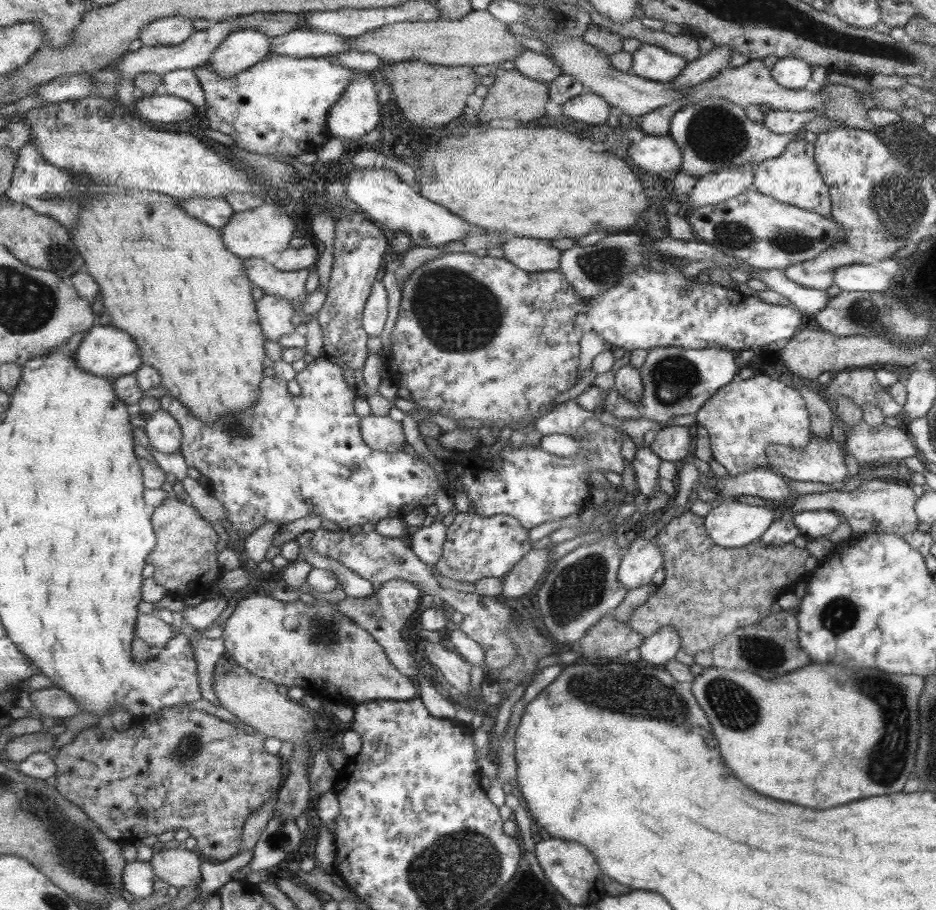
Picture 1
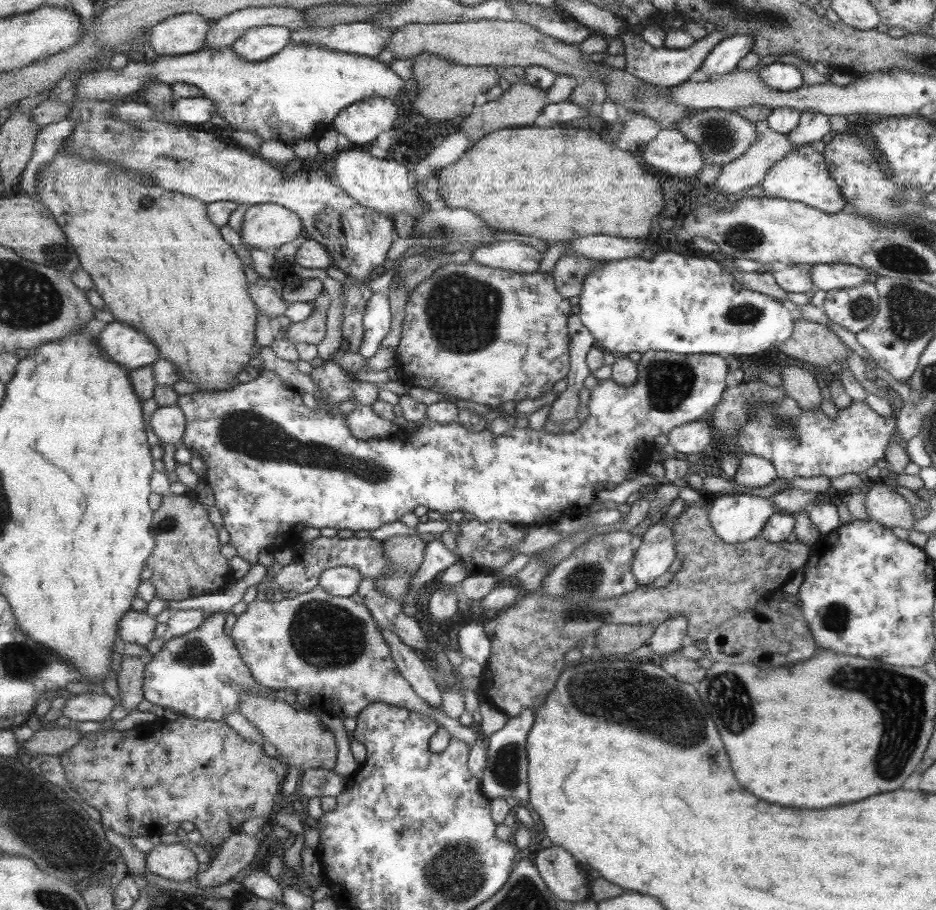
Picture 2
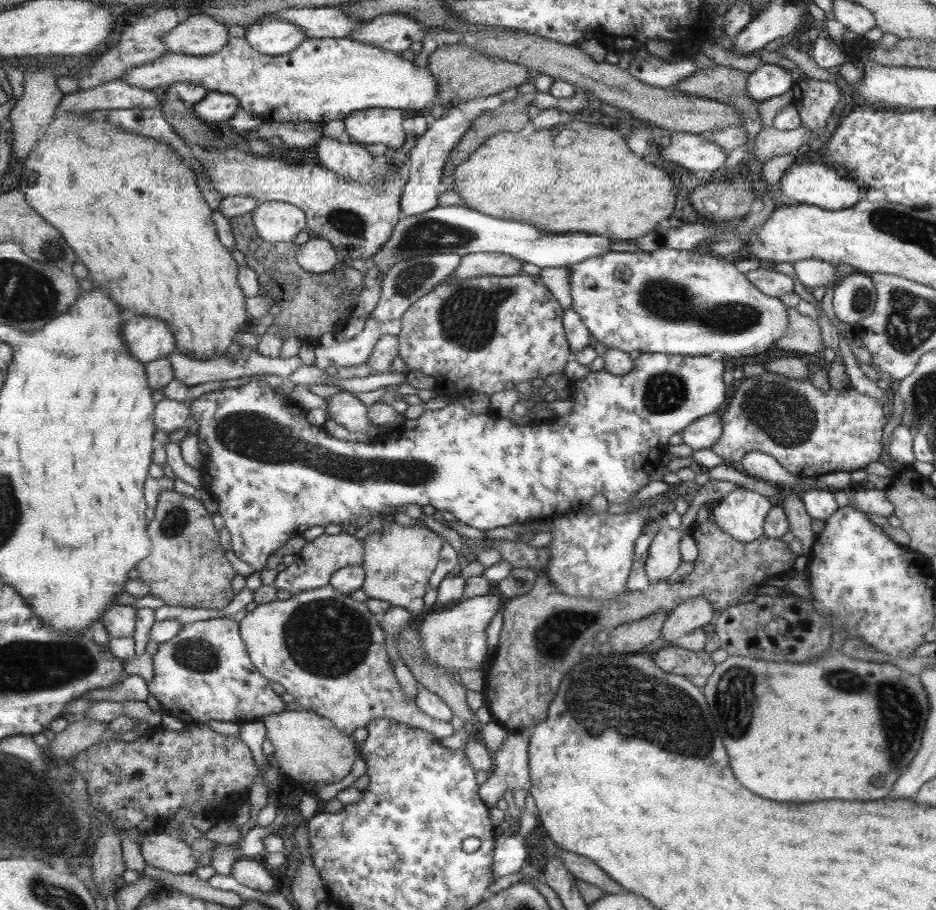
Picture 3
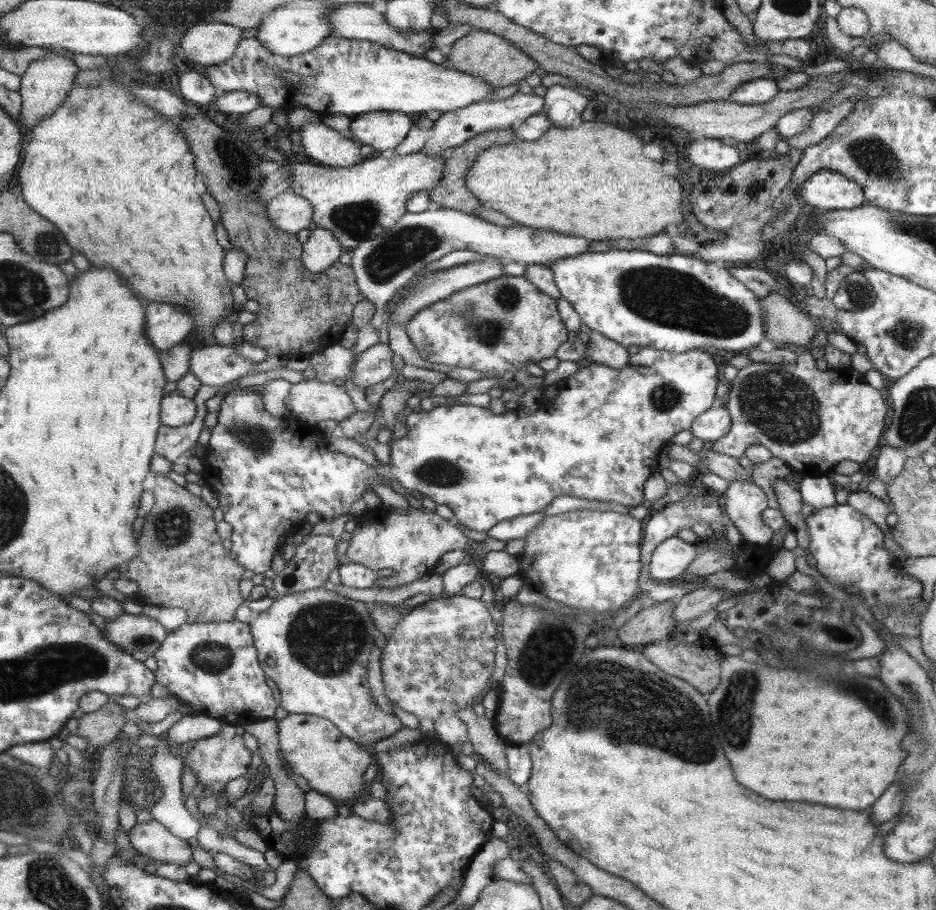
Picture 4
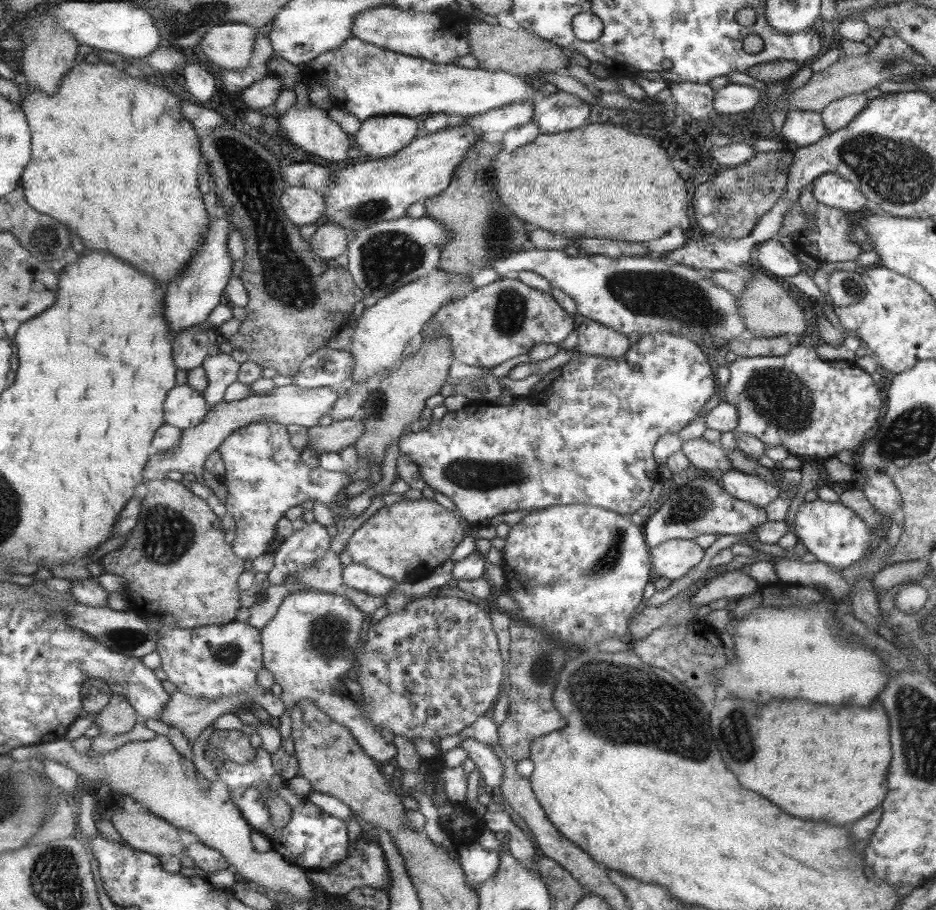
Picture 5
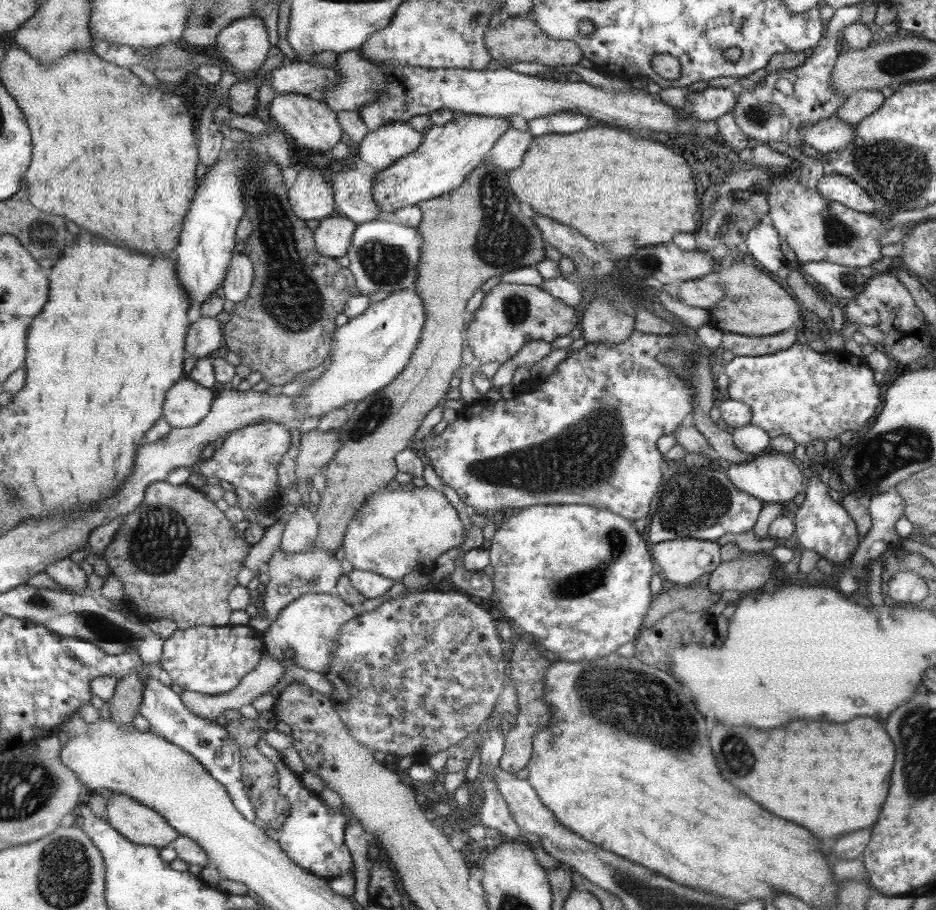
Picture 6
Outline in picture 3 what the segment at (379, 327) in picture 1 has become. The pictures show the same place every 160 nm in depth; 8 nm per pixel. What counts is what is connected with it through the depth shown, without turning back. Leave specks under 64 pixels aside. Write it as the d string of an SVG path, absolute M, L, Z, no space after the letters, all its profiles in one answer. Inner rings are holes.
M371 313L365 321L364 329L353 339L345 339L341 332L323 334L315 346L313 364L320 369L329 366L337 369L359 366L368 362L384 336L399 335L401 331L401 319L384 321Z

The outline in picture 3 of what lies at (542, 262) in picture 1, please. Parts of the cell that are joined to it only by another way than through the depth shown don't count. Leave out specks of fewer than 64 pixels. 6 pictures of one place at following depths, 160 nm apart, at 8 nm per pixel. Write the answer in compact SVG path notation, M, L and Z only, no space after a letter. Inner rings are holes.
M474 252L460 257L460 263L449 277L468 279L474 276L513 276L521 272L522 260L492 252Z

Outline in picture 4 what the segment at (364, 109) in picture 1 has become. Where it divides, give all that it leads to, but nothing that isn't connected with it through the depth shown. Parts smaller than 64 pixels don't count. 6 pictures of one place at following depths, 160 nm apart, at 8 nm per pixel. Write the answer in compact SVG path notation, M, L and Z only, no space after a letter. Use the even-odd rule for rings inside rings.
M372 112L351 118L349 135L360 144L368 144L375 154L394 153L407 138L411 120L402 112Z

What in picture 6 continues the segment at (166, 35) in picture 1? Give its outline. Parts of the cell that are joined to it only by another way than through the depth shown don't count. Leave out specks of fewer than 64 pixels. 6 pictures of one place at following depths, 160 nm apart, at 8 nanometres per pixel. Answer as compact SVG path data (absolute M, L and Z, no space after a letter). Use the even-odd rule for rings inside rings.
M255 16L227 25L214 49L235 70L252 75L253 70L261 70L273 47L265 21Z

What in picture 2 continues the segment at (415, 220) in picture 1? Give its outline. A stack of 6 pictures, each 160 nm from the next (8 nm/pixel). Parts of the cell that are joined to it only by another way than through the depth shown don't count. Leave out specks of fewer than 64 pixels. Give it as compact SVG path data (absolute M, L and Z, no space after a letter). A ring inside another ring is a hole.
M361 150L343 152L333 158L335 160L334 179L336 184L349 193L349 196L354 197L359 204L393 216L400 212L406 212L414 219L420 218L430 210L428 204L419 198L416 190L410 185L411 179L407 172L407 166L403 166L394 159L375 158Z

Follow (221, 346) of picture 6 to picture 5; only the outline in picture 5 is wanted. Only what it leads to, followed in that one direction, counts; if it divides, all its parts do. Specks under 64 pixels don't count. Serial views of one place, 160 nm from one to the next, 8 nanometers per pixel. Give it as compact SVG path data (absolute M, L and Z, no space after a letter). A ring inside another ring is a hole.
M205 323L173 335L174 361L178 369L188 372L201 366L207 356L219 353L221 339L218 328Z

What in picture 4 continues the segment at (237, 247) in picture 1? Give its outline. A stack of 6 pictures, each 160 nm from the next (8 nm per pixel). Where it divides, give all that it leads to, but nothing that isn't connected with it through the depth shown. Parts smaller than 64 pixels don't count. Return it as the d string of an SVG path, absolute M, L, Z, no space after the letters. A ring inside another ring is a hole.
M293 190L272 198L268 202L268 212L274 227L289 234L297 234L314 226L314 208L311 201L293 193Z

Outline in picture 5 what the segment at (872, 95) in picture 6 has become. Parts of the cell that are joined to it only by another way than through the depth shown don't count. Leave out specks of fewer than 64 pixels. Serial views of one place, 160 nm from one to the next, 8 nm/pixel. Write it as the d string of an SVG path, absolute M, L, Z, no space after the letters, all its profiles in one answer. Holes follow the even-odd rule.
M865 93L851 94L823 107L821 117L822 123L826 127L826 134L847 127L851 121L857 118L868 102L869 99L867 100L865 97Z

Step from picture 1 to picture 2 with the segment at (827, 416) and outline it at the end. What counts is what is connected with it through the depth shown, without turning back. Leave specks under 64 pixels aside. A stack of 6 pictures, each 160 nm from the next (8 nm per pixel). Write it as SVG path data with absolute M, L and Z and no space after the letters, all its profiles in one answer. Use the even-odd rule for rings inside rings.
M795 365L785 367L780 376L781 390L797 403L801 411L819 409L825 391L817 377Z

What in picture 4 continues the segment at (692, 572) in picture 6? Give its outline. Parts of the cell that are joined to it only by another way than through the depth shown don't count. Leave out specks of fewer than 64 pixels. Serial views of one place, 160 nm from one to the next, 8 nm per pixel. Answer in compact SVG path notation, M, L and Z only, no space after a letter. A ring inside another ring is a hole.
M670 536L654 548L648 566L652 579L671 580L682 574L697 555L697 545L685 543L676 536Z

